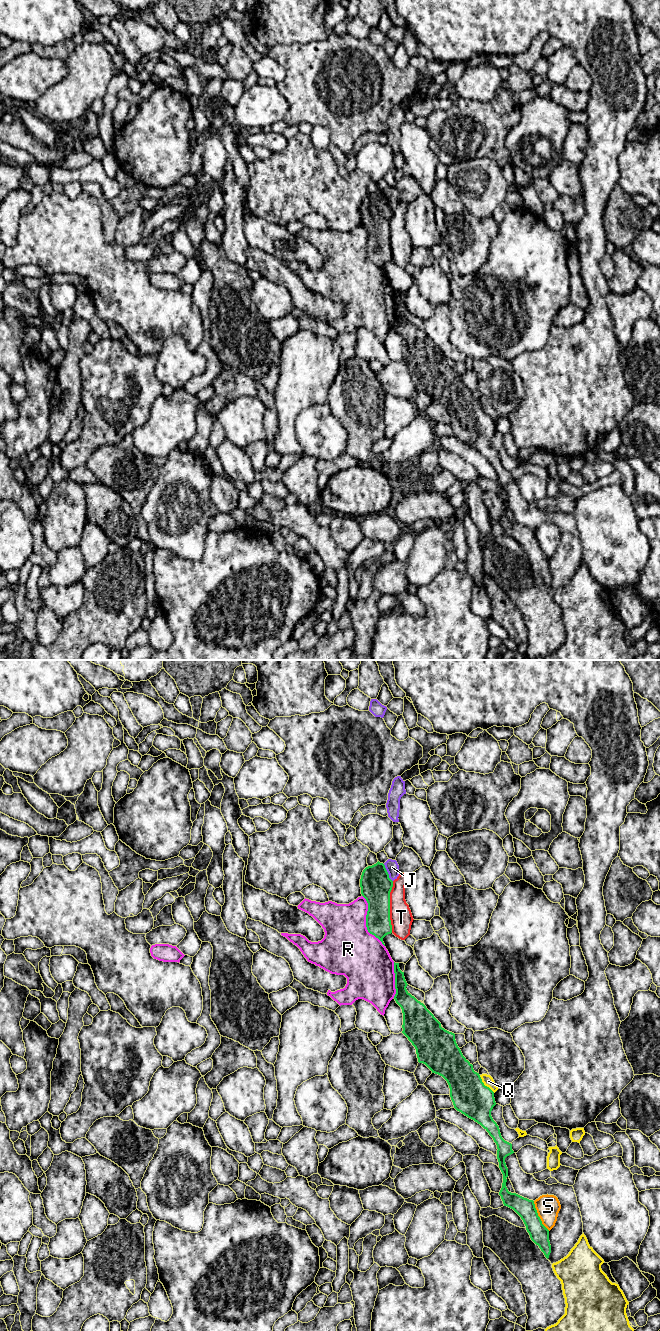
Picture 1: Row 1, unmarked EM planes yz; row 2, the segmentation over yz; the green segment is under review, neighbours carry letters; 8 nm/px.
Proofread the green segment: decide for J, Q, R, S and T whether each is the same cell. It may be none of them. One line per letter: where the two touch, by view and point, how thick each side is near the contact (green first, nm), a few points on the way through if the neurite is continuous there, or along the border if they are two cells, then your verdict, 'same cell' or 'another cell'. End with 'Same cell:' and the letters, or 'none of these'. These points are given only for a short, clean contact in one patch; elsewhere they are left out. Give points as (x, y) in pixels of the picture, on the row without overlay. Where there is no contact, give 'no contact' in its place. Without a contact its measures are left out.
J: meets green in yz at (387, 201); 240 nm thick on the green side, 110 nm on the other; runs through yz (375, 212), (387, 201), (392, 195); same cell
Q: meets green in yz at (484, 413); 300 nm thick on the green side, 90 nm on the other; another cell
R: meets green in yz at (366, 250); 200 nm thick on the green side, 420 nm on the other; another cell
S: meets green in yz at (538, 544); 160 nm thick on the green side, 190 nm on the other; another cell
T: meets green in yz at (389, 235); 240 nm thick on the green side, 180 nm on the other; another cell
Same cell: J

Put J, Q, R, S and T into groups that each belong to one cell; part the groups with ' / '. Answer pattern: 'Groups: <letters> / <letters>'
Groups: J / Q / R / S / T

